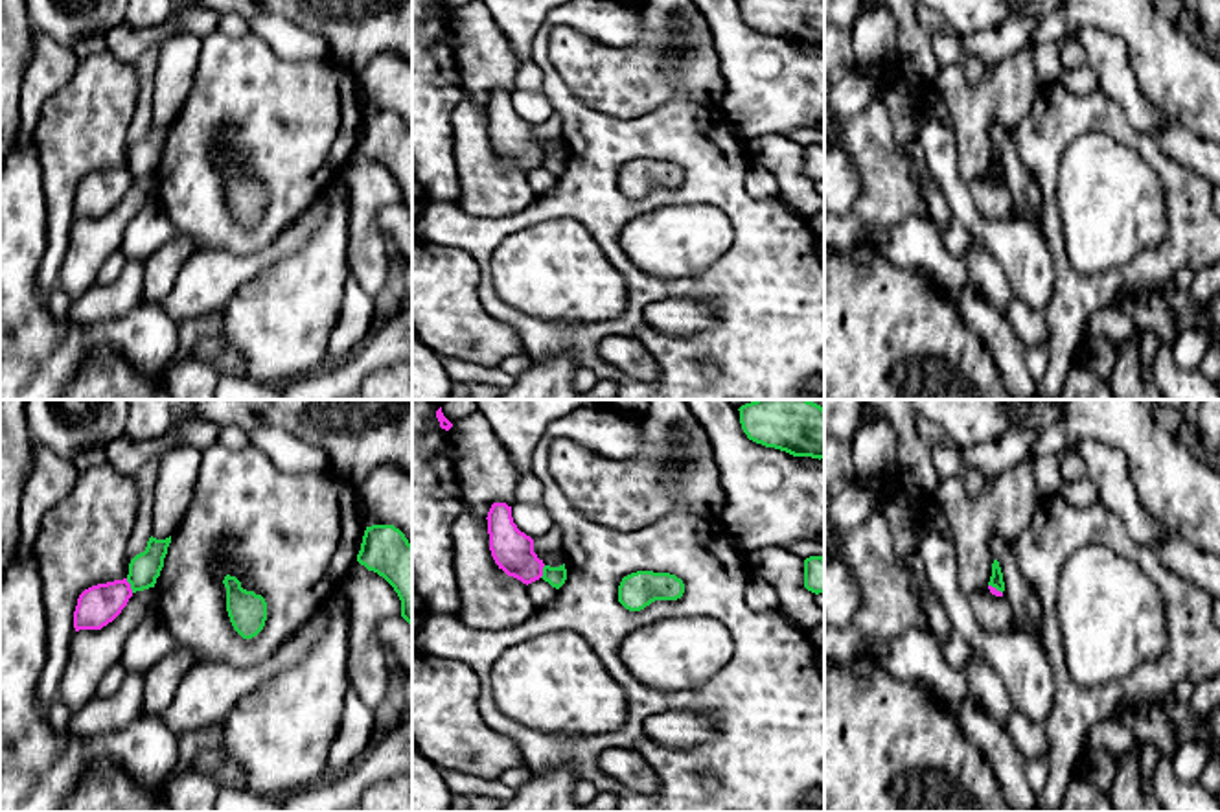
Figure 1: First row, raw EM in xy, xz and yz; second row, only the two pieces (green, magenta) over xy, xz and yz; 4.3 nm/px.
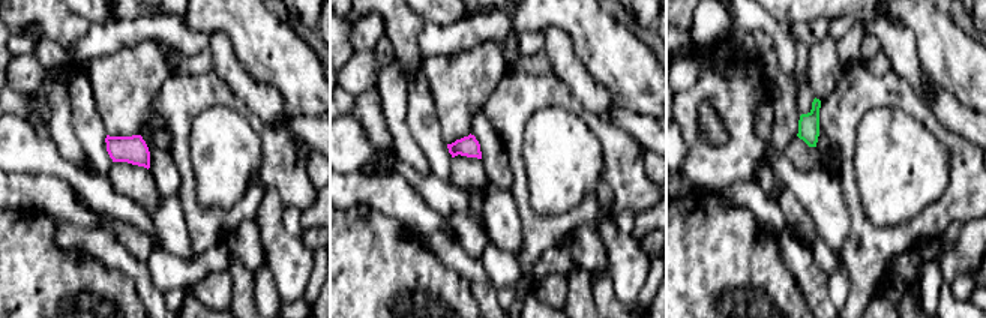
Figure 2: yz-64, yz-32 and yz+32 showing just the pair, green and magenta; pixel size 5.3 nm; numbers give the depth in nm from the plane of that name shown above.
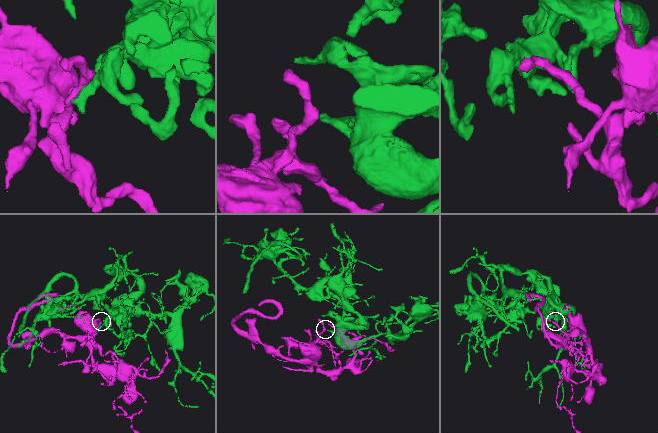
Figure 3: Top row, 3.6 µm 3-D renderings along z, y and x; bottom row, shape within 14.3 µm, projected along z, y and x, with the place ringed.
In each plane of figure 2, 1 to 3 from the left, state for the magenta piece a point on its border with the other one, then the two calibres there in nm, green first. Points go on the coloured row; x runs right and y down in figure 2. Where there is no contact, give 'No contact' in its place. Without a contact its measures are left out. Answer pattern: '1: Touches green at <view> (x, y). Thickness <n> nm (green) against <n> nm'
1: No contact
2: No contact
3: No contact

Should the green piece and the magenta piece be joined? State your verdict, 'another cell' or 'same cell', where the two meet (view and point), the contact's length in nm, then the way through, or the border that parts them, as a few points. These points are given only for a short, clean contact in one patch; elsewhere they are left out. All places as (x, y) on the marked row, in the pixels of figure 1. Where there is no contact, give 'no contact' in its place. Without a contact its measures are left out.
same cell | xy (131, 586) | 70 nm | across xy (144, 569), (131, 586), (100, 604)

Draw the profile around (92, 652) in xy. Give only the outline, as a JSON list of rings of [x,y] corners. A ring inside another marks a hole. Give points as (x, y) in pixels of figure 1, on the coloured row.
[[[155,587],[132,593],[121,613],[101,630],[74,632],[59,683],[59,700],[72,714],[96,696],[105,674],[121,661],[127,637],[151,613],[156,613]]]

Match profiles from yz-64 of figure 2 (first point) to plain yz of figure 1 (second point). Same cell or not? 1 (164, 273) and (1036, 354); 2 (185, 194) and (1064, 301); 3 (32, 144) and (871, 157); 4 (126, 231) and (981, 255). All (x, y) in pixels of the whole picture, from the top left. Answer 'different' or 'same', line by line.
1: different
2: same
3: different
4: same

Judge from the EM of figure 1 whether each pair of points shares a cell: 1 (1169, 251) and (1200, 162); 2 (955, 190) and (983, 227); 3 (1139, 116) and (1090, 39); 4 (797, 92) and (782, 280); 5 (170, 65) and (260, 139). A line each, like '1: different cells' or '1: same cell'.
1: different cells
2: same cell
3: same cell
4: different cells
5: different cells

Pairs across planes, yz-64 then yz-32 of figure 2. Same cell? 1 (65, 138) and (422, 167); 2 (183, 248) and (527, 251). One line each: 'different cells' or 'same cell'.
1: same cell
2: different cells

